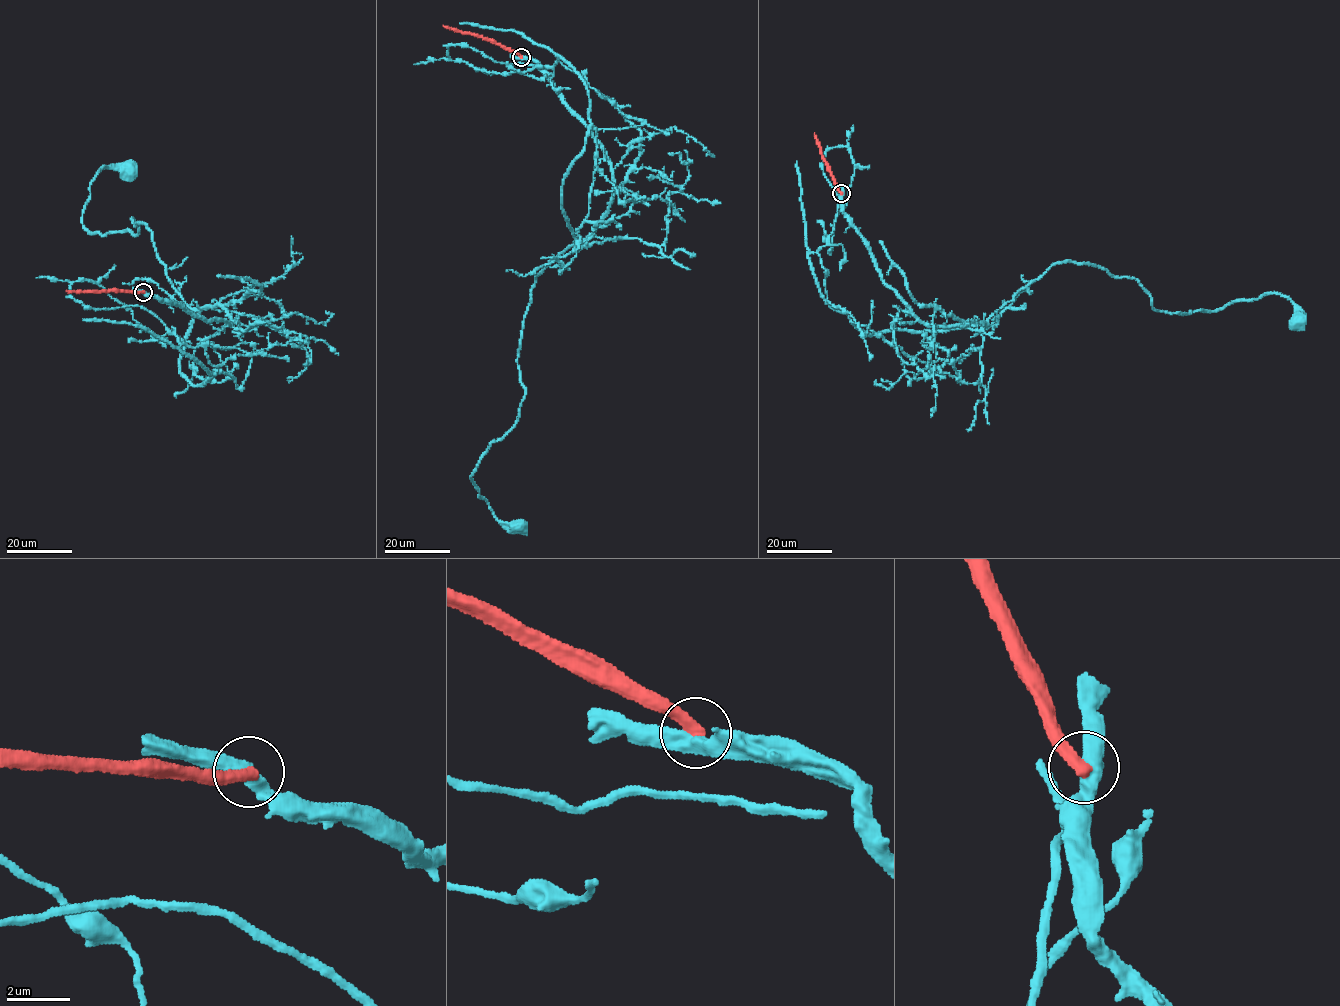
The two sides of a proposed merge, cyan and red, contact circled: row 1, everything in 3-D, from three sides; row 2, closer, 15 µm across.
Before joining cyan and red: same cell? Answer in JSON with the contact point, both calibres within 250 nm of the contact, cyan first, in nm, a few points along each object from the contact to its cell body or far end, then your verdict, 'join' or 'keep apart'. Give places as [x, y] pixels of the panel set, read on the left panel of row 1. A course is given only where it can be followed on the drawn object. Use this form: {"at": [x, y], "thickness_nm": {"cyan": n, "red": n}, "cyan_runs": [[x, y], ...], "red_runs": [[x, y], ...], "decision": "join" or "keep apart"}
{"at": [143, 292], "thickness_nm": {"cyan": 440, "red": 400}, "cyan_runs": [[144, 292], [232, 324], [220, 304], [190, 307], [146, 223], [84, 227], [97, 172], [127, 169]], "red_runs": [[144, 292], [66, 290]], "decision": "keep apart"}

